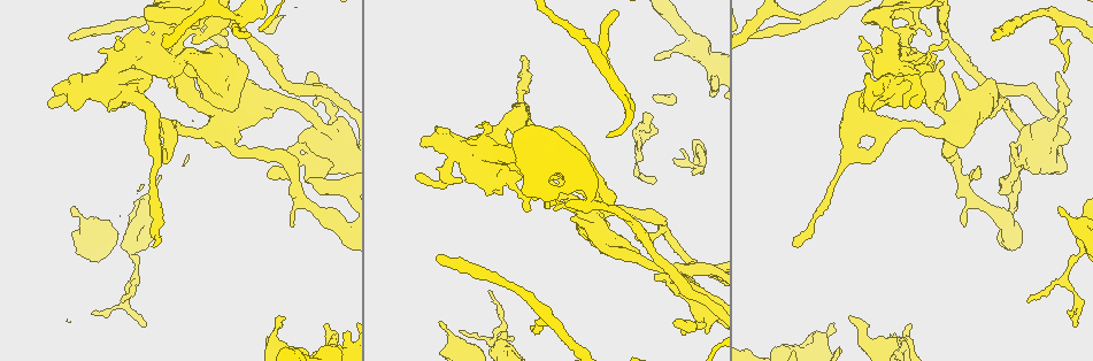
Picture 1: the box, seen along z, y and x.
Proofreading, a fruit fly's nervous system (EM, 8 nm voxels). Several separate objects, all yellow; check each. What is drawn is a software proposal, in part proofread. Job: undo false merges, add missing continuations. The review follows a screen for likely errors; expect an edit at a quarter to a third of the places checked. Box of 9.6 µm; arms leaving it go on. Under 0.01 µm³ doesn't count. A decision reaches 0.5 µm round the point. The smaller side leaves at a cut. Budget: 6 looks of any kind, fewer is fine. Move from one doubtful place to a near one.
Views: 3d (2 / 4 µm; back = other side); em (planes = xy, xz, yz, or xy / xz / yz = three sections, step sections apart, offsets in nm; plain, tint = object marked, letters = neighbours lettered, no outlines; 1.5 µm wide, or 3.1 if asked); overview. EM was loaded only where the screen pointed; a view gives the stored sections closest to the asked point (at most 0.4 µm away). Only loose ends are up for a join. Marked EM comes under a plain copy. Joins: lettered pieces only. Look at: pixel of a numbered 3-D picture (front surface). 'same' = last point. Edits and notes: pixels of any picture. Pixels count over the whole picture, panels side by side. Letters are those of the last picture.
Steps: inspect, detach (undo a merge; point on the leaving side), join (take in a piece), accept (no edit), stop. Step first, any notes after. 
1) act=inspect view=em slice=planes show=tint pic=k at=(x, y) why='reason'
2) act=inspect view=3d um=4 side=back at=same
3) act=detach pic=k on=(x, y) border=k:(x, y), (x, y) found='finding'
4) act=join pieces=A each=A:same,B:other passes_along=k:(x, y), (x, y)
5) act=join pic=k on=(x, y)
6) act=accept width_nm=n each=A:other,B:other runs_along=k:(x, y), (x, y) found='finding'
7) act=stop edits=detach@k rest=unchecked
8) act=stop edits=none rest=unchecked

act=inspect view=em slice=planes show=letters pic=1 at=(882, 91) why='free end'

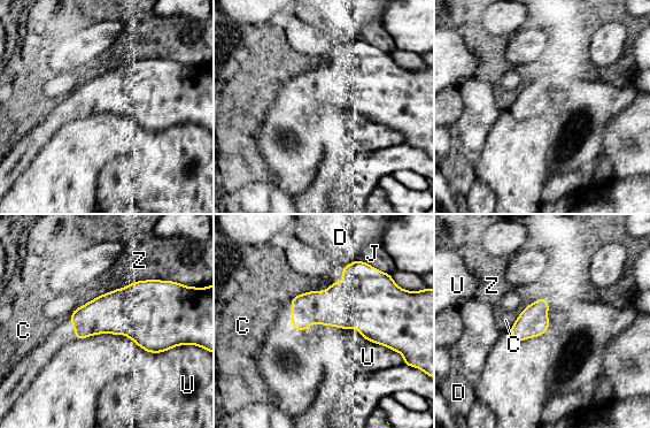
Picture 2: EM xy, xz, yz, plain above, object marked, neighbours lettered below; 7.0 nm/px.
act=accept each=C:other,D:other,J:other,U:other,Z:other border=2:(360, 334), (397, 351), (403, 359) found='none of them fits'

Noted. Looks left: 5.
act=inspect view=3d um=2 pic=1 at=(994, 39) why='free end'

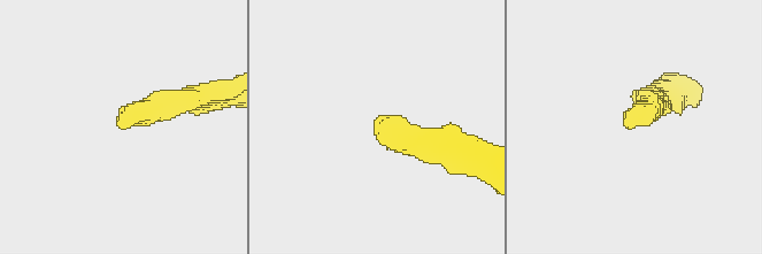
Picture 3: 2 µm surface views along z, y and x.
act=inspect view=em slice=xz step=8 show=tint pic=3 at=(628, 122)

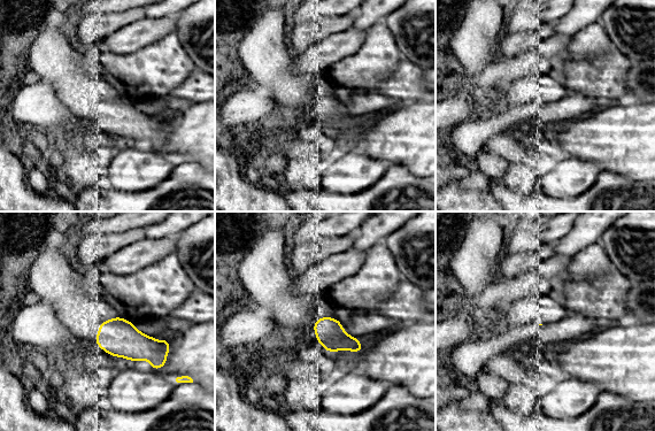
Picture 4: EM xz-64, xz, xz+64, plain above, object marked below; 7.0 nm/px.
act=inspect view=em slice=planes show=letters at=same why='another direction'

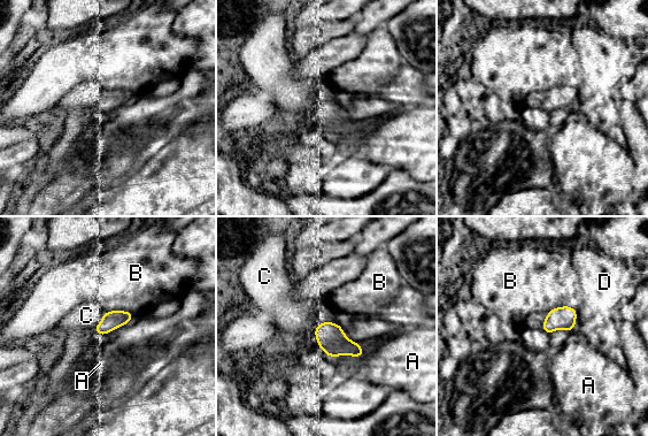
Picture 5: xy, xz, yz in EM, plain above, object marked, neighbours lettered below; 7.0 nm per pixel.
act=join pieces=C width_nm=130 each=A:other,B:other,C:same,D:other found='the neuron continues'

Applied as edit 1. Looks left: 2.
act=stop edits=join@5 rest=unchecked

